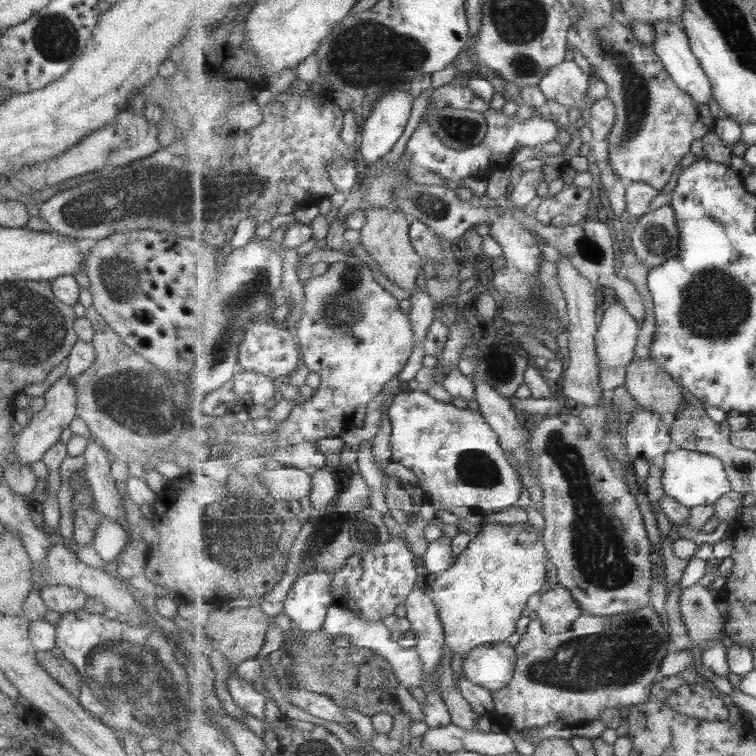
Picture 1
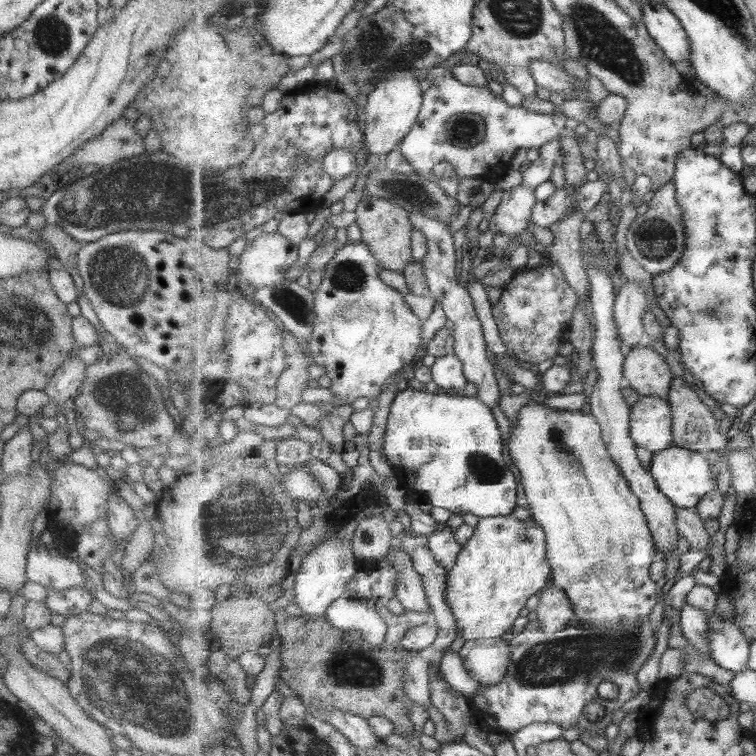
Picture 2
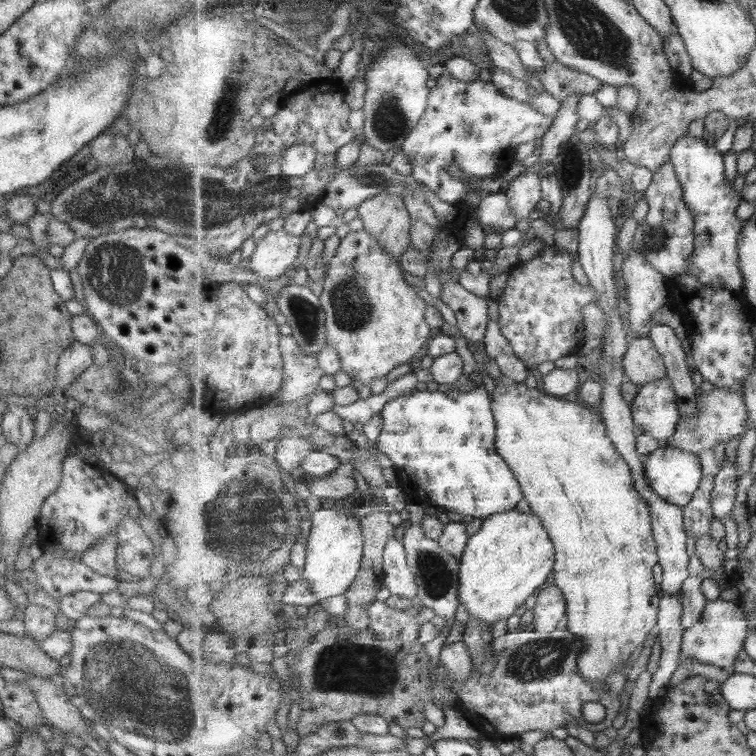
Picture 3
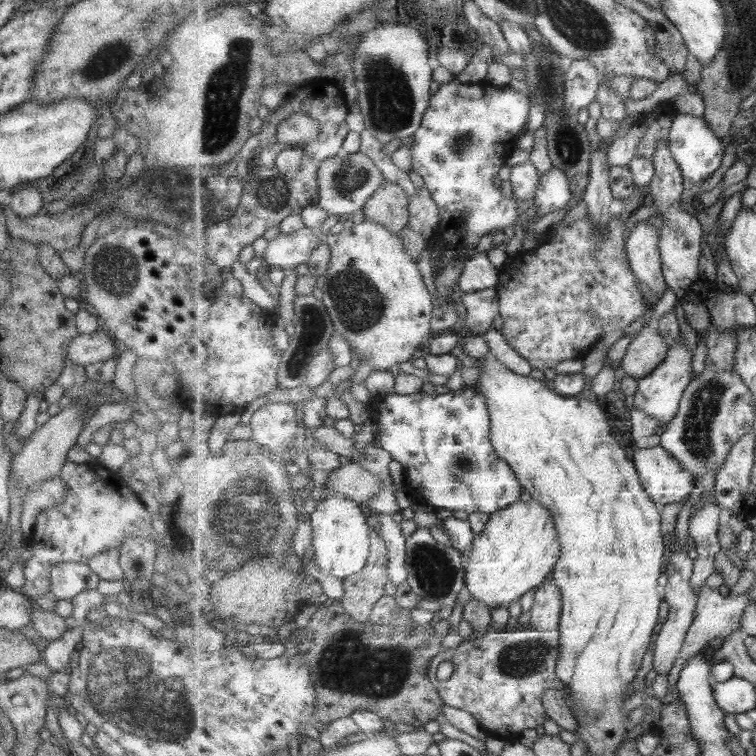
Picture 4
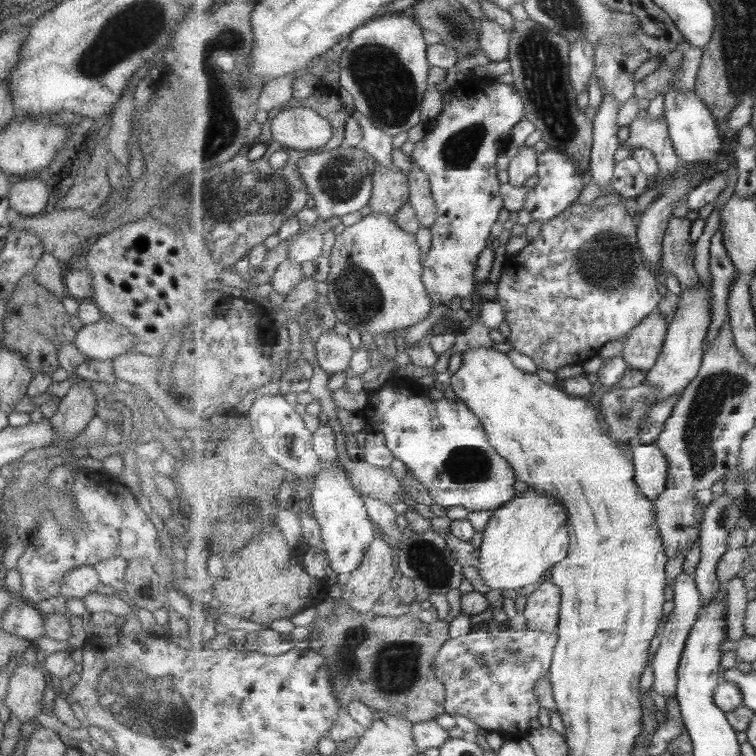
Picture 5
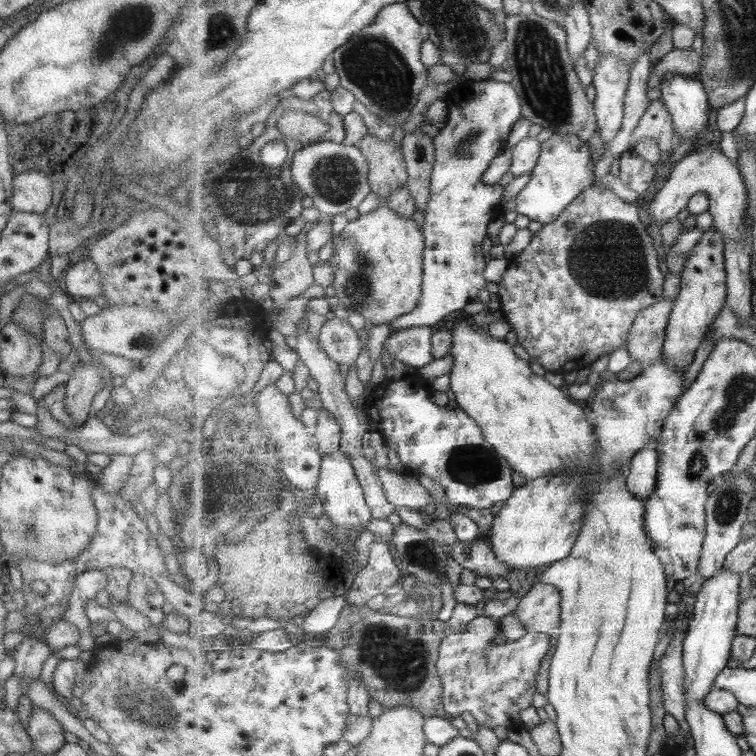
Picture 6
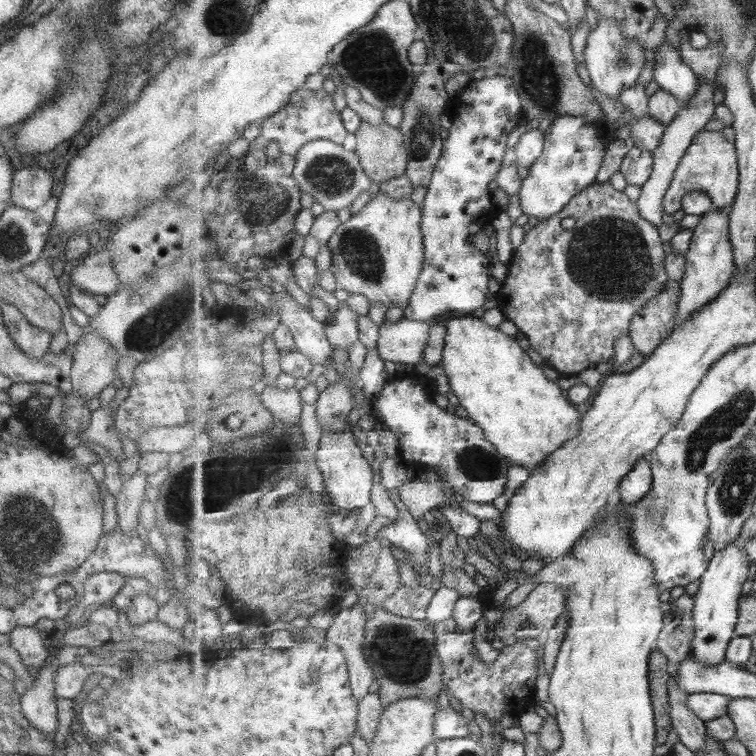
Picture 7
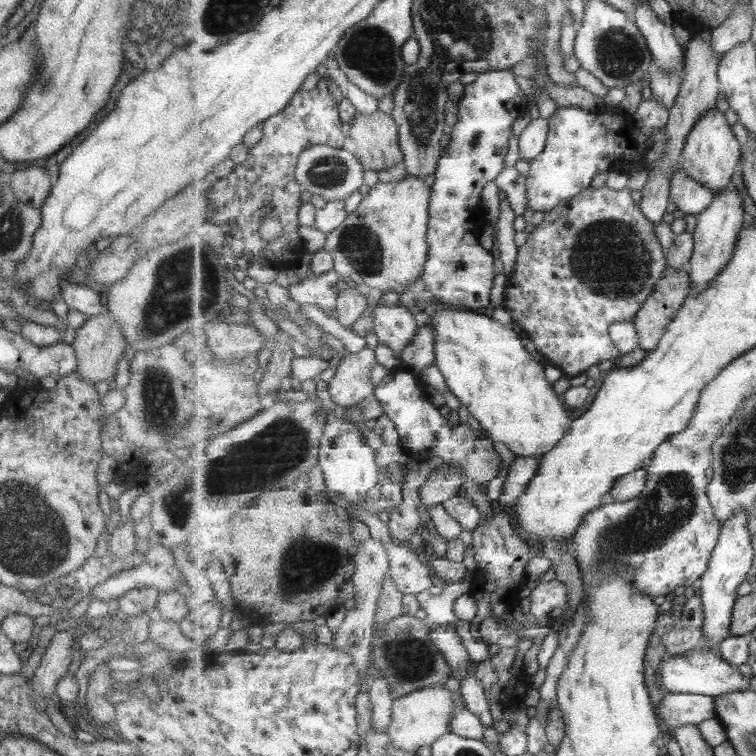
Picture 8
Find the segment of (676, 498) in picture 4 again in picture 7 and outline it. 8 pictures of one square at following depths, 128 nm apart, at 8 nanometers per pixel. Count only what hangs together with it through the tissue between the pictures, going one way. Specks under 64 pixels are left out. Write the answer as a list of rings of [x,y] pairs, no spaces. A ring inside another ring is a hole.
[[[643,458],[620,482],[620,502],[625,506],[637,505],[649,494],[653,486],[652,462]]]

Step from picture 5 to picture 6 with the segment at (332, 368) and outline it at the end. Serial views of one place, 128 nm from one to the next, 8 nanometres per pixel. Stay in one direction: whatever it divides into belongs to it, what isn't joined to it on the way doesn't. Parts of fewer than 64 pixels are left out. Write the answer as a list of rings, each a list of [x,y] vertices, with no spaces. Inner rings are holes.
[[[335,317],[327,320],[319,333],[319,348],[337,364],[353,364],[361,356],[361,340],[348,322]]]

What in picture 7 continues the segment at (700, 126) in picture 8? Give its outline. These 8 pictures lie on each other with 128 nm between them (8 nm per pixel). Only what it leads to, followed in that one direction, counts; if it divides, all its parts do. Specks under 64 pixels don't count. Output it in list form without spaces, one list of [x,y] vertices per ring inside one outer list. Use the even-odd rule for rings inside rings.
[[[703,130],[695,136],[687,153],[675,173],[671,188],[665,195],[665,212],[671,215],[673,212],[681,210],[685,194],[695,190],[707,193],[713,200],[715,208],[731,210],[740,184],[740,165],[735,142],[727,142],[727,138],[721,131]]]

